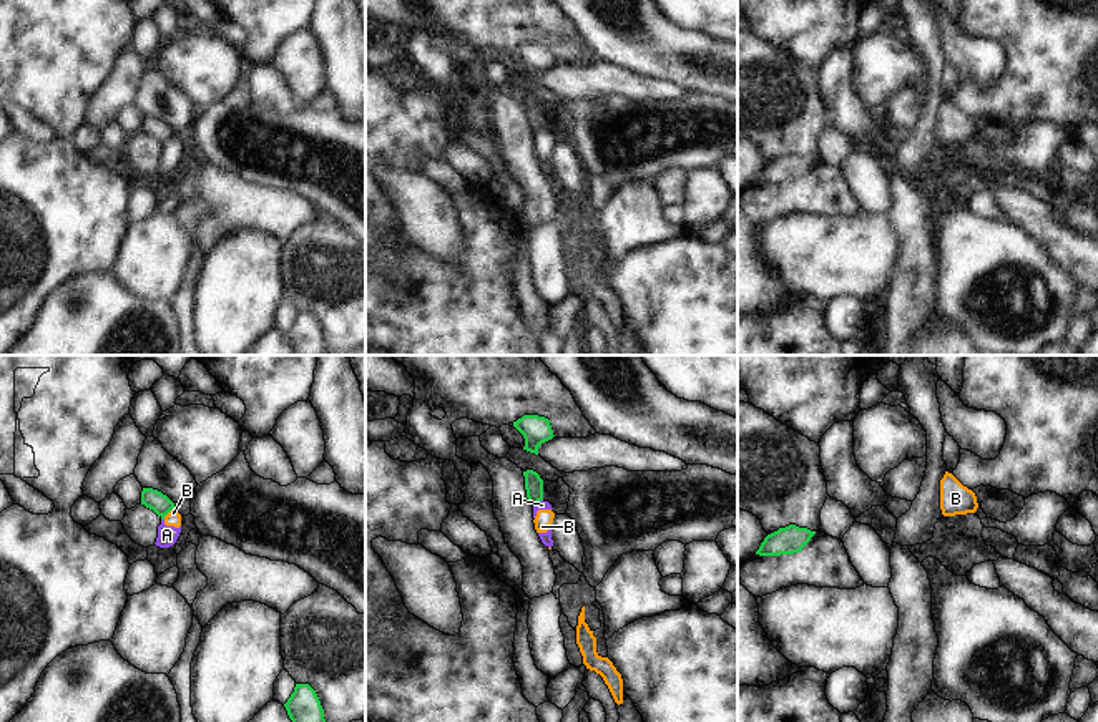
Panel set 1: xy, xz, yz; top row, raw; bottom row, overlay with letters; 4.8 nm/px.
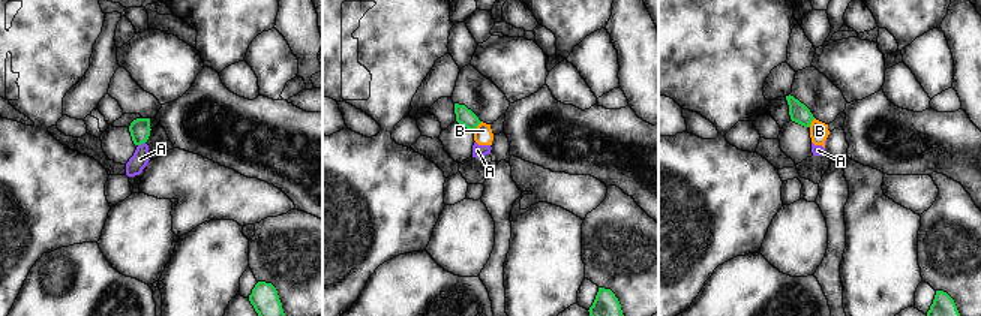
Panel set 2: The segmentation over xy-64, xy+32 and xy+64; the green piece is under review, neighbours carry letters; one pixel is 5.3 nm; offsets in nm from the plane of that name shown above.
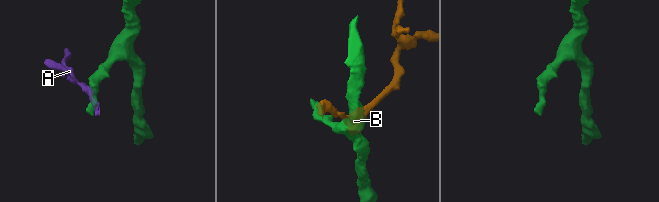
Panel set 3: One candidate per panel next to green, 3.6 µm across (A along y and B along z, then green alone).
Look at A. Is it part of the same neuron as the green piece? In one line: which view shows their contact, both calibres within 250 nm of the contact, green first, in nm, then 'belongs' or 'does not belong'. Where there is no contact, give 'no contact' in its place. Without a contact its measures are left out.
xz | 90/50 nm | does not belong

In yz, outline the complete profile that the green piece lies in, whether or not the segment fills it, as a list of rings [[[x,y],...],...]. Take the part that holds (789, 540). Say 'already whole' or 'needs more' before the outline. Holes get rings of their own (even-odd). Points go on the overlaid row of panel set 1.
already whole; [[[796,524],[779,528],[777,531],[764,538],[756,554],[781,556],[781,554],[799,553],[811,541],[814,534],[816,531],[811,531],[807,528],[799,528]]]

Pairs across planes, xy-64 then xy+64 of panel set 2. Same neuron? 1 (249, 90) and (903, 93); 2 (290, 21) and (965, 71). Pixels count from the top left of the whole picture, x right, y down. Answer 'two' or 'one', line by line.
1: one
2: one

